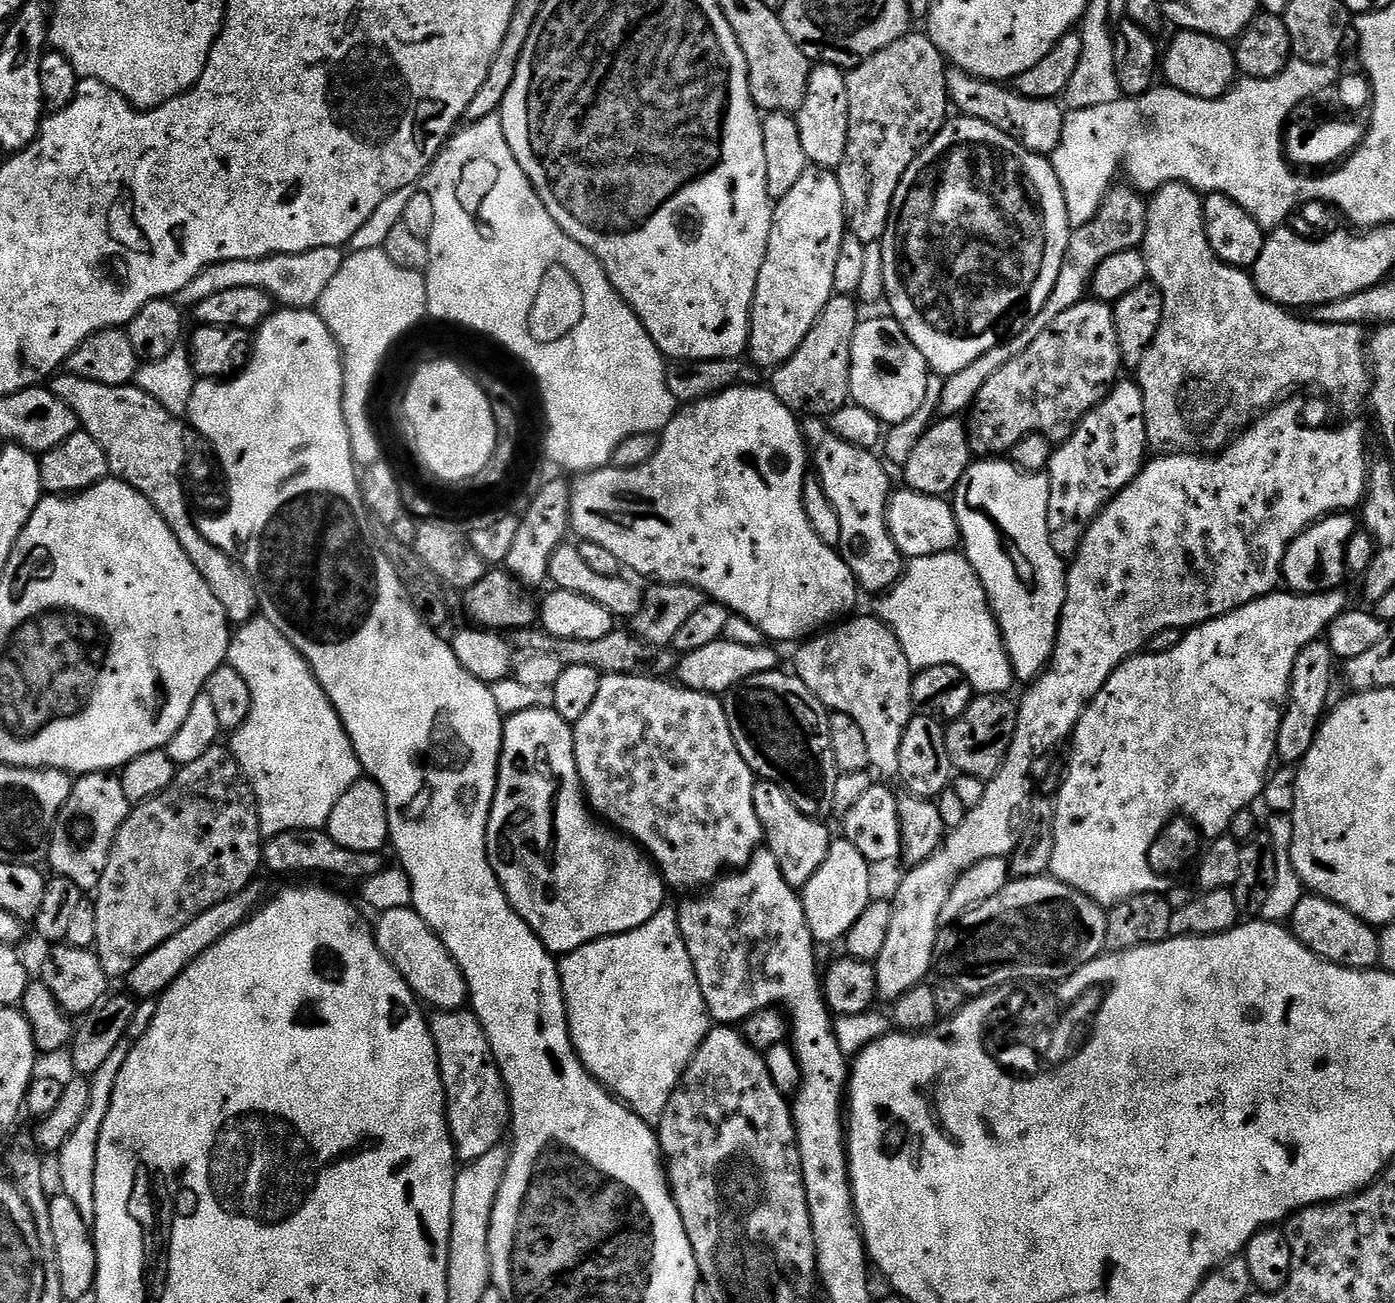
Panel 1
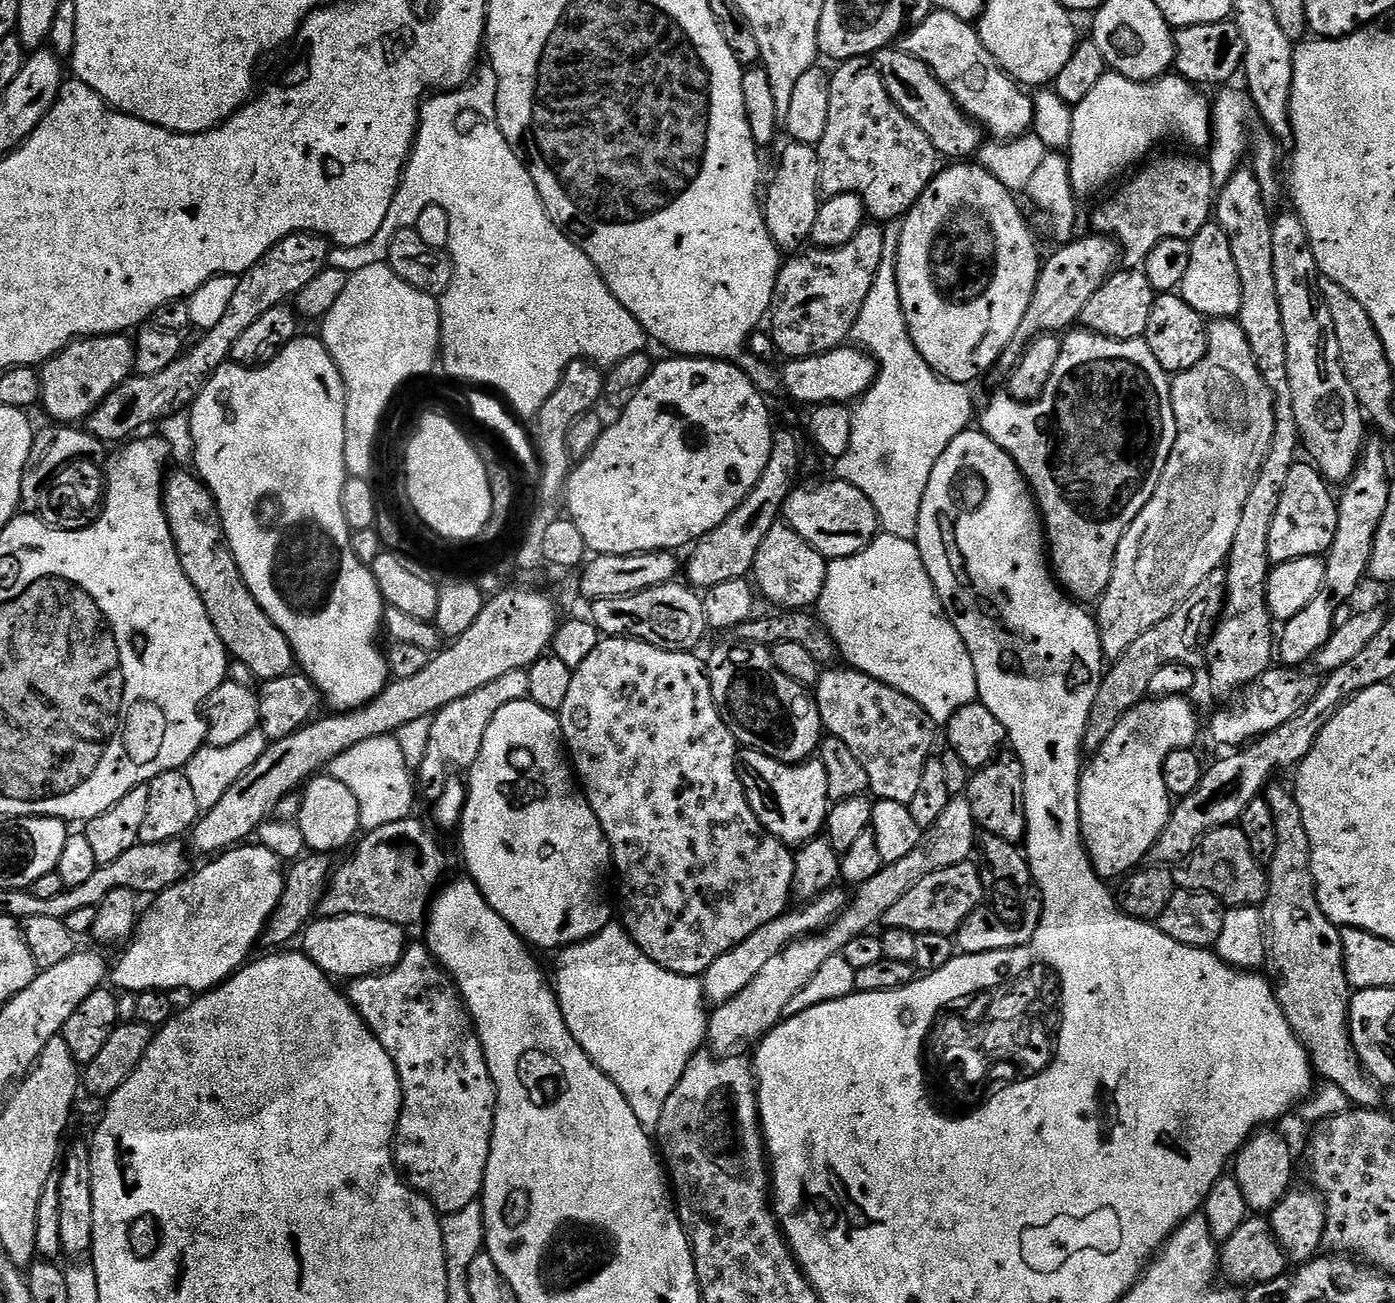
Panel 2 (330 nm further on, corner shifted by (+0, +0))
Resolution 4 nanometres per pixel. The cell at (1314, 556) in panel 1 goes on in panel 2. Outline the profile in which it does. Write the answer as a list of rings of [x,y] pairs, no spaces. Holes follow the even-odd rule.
[[[1297,462],[1292,465],[1290,478],[1286,478],[1286,486],[1278,502],[1278,514],[1274,514],[1274,522],[1270,526],[1268,559],[1273,565],[1307,556],[1319,556],[1331,548],[1338,526],[1338,500],[1334,492],[1332,496],[1331,490],[1329,481],[1311,463]]]

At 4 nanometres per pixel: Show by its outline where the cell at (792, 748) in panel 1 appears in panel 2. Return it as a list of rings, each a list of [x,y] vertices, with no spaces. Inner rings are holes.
[[[731,643],[720,644],[713,650],[710,675],[717,701],[722,702],[738,729],[739,743],[787,764],[813,759],[826,736],[815,695],[805,685],[782,674],[769,645]]]

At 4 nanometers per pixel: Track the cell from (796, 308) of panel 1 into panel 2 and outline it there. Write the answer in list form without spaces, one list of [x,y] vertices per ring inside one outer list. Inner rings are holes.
[[[788,142],[780,156],[780,169],[768,184],[768,193],[762,196],[762,211],[768,233],[781,253],[799,253],[811,241],[814,220],[818,218],[821,203],[820,167],[815,147]]]

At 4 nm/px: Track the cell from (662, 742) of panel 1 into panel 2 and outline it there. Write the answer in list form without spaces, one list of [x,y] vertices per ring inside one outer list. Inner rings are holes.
[[[626,636],[601,639],[600,644],[594,646],[594,650],[586,657],[586,662],[582,662],[582,666],[573,671],[566,706],[562,706],[558,719],[560,731],[564,733],[564,743],[570,753],[570,763],[582,785],[584,797],[594,810],[602,830],[608,835],[609,842],[612,843],[614,868],[615,871],[620,871],[620,880],[624,883],[623,927],[627,928],[632,941],[651,960],[658,962],[658,966],[674,974],[703,977],[708,968],[714,966],[718,958],[722,958],[722,954],[726,954],[731,948],[750,938],[750,934],[766,926],[766,922],[789,911],[788,900],[793,899],[792,883],[796,858],[793,849],[788,849],[784,844],[803,846],[808,841],[817,839],[825,831],[830,811],[826,766],[819,758],[813,758],[802,764],[787,764],[750,747],[745,747],[744,753],[740,756],[742,748],[738,743],[737,733],[726,719],[712,690],[712,677],[705,661],[703,664],[692,652],[671,652],[641,640],[630,640]],[[740,760],[744,763],[744,780],[740,777]]]

